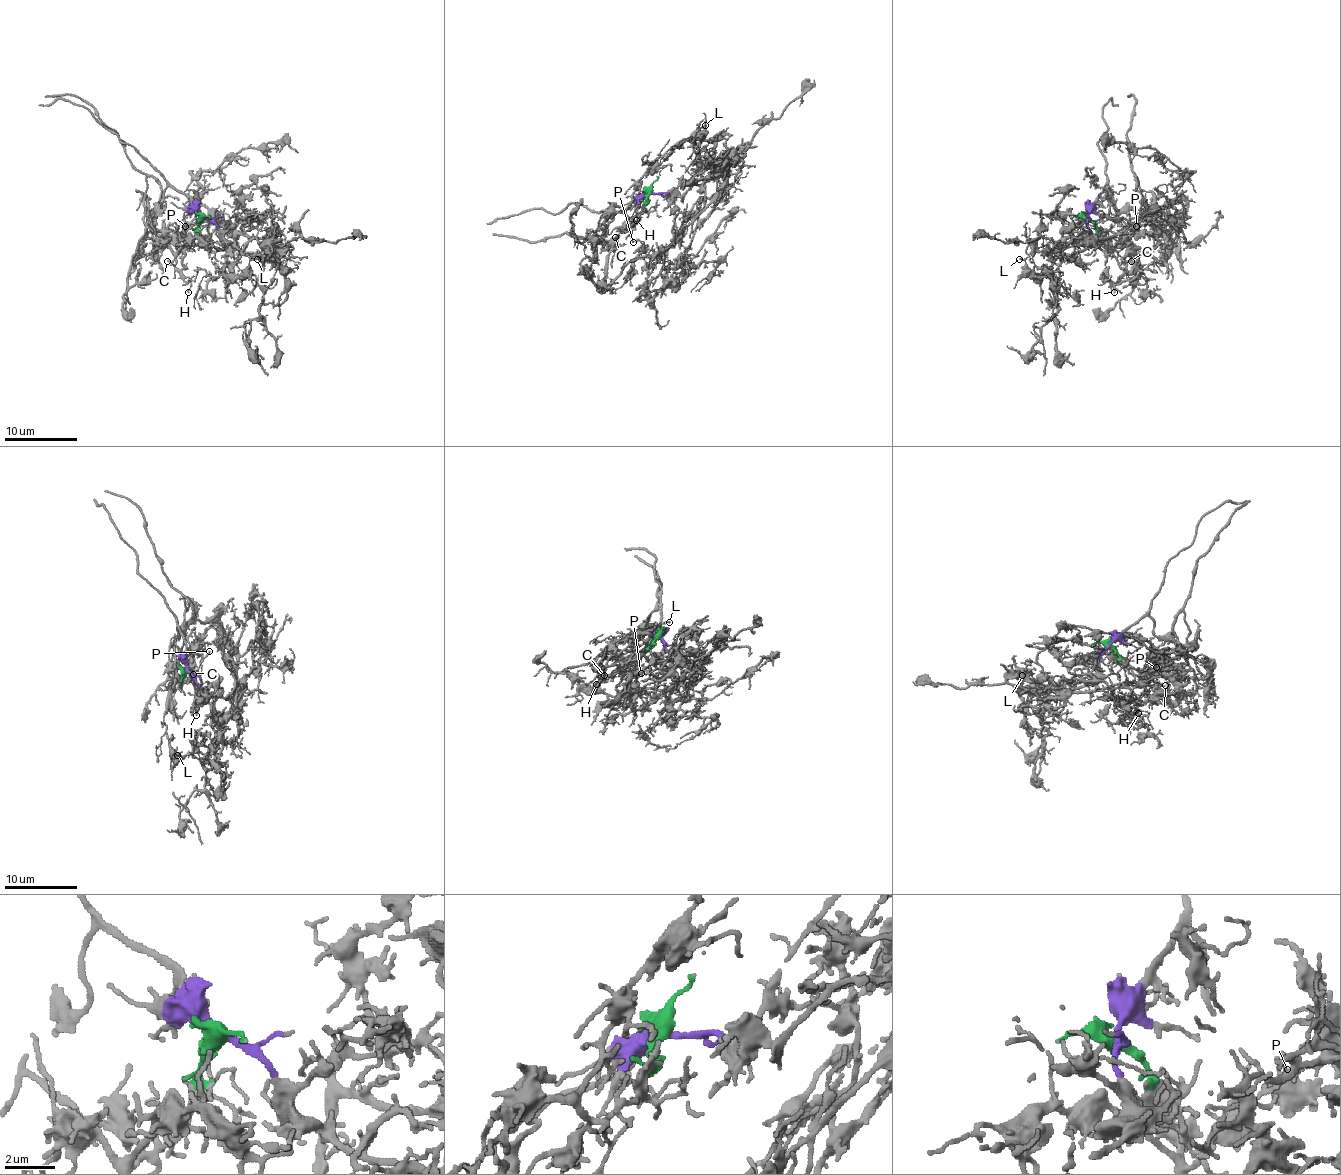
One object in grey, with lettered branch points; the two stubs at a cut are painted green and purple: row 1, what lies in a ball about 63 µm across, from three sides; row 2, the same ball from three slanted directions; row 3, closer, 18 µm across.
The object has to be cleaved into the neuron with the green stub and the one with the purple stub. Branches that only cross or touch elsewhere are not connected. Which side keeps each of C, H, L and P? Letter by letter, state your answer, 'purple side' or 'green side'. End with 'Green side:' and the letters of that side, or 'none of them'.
C: green side
H: green side
L: purple side
P: green side
Green side: C, H, P

